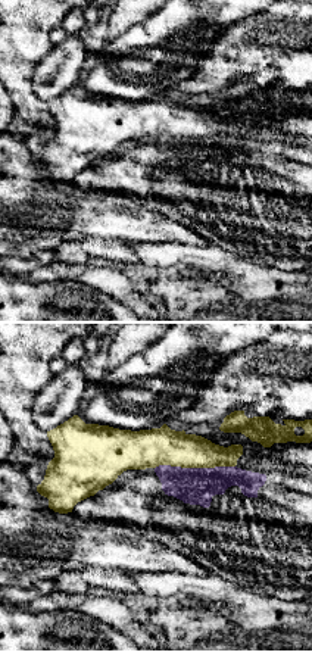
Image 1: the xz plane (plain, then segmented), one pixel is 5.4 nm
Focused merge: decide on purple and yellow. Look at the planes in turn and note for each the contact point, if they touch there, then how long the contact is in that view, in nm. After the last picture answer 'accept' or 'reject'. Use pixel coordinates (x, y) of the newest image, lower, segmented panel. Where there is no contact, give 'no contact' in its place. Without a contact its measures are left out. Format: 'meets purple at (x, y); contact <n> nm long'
meets purple at (194, 468); contact 440 nm long

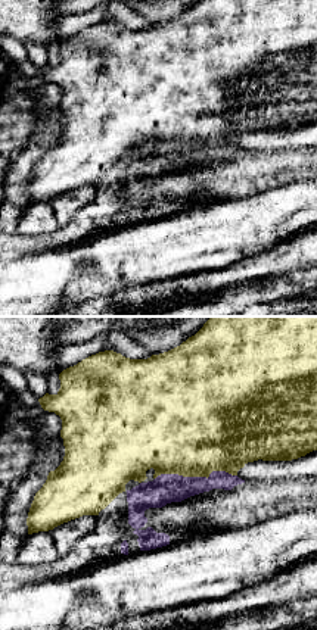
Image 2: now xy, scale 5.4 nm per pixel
meets purple at (195, 477); contact 440 nm long

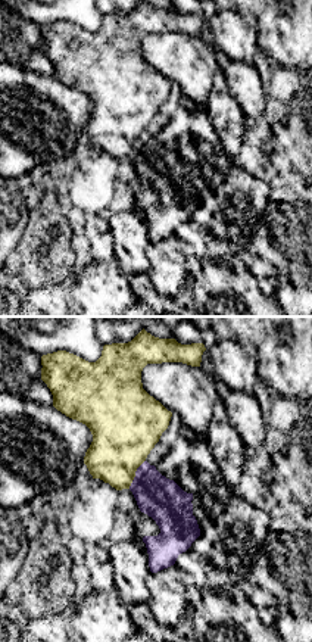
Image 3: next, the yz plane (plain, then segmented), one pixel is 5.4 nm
meets purple at (136, 474); contact 180 nm long

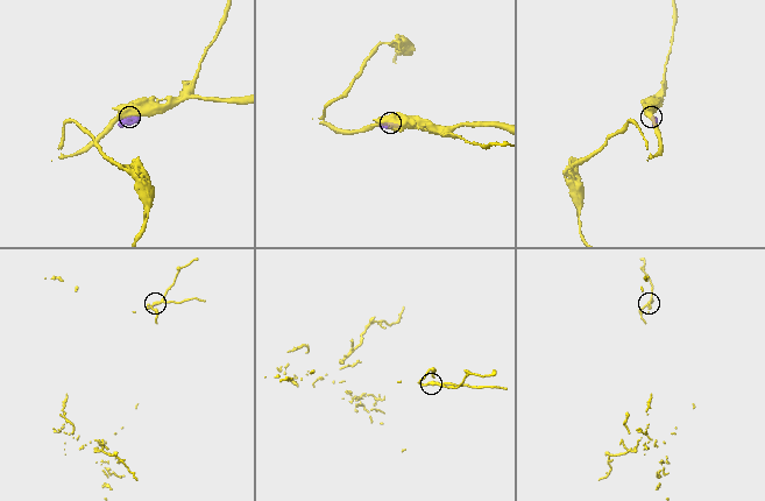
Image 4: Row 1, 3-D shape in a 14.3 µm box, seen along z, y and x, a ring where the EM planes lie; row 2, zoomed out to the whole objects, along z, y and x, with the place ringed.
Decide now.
reject

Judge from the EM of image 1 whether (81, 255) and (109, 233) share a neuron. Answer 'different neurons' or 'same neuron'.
different neurons

